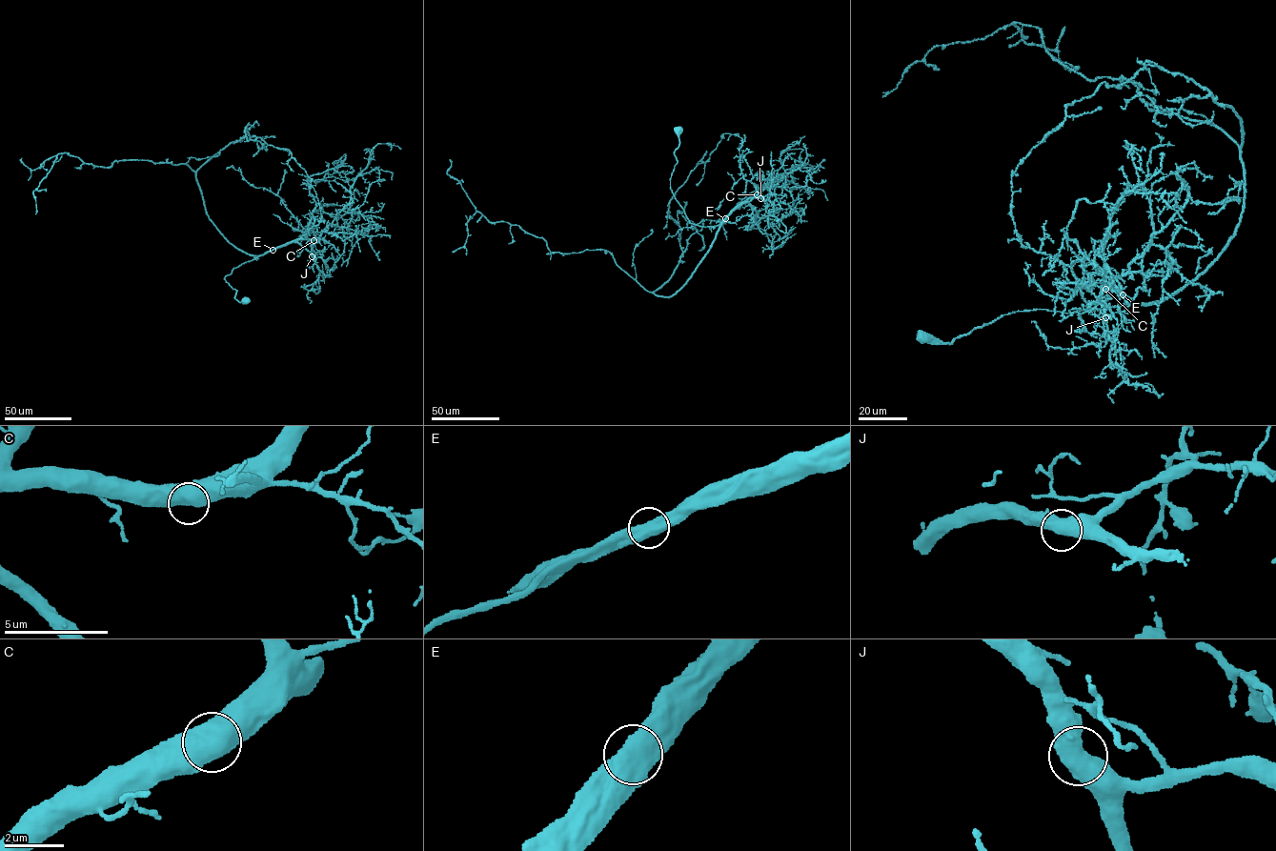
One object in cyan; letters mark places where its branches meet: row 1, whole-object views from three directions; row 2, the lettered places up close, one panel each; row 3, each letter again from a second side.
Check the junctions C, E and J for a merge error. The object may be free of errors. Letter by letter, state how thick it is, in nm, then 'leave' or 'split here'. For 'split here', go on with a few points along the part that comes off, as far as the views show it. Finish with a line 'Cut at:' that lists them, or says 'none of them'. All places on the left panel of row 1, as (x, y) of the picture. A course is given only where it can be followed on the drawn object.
C: 700 nm | leave
E: 750 nm | leave
J: 650 nm | leave
Cut at: none of them

